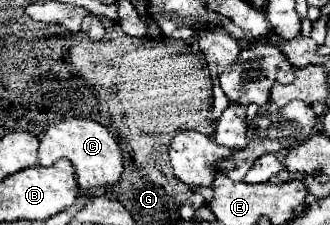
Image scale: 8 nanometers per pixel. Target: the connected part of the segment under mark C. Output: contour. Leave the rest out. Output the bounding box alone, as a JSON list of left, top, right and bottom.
[40,117,124,189]

